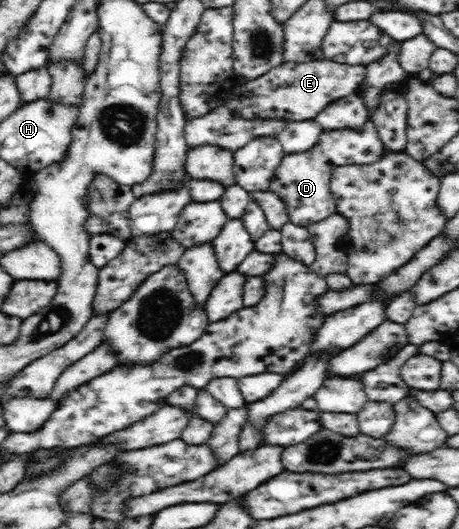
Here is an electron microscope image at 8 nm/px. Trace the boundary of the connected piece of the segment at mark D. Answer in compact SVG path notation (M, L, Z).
M369 119L359 129L324 131L315 148L298 155L285 155L275 168L270 192L277 193L285 202L289 220L297 226L309 226L337 214L337 205L330 190L331 175L338 167L353 164L373 164L387 154L373 121Z

